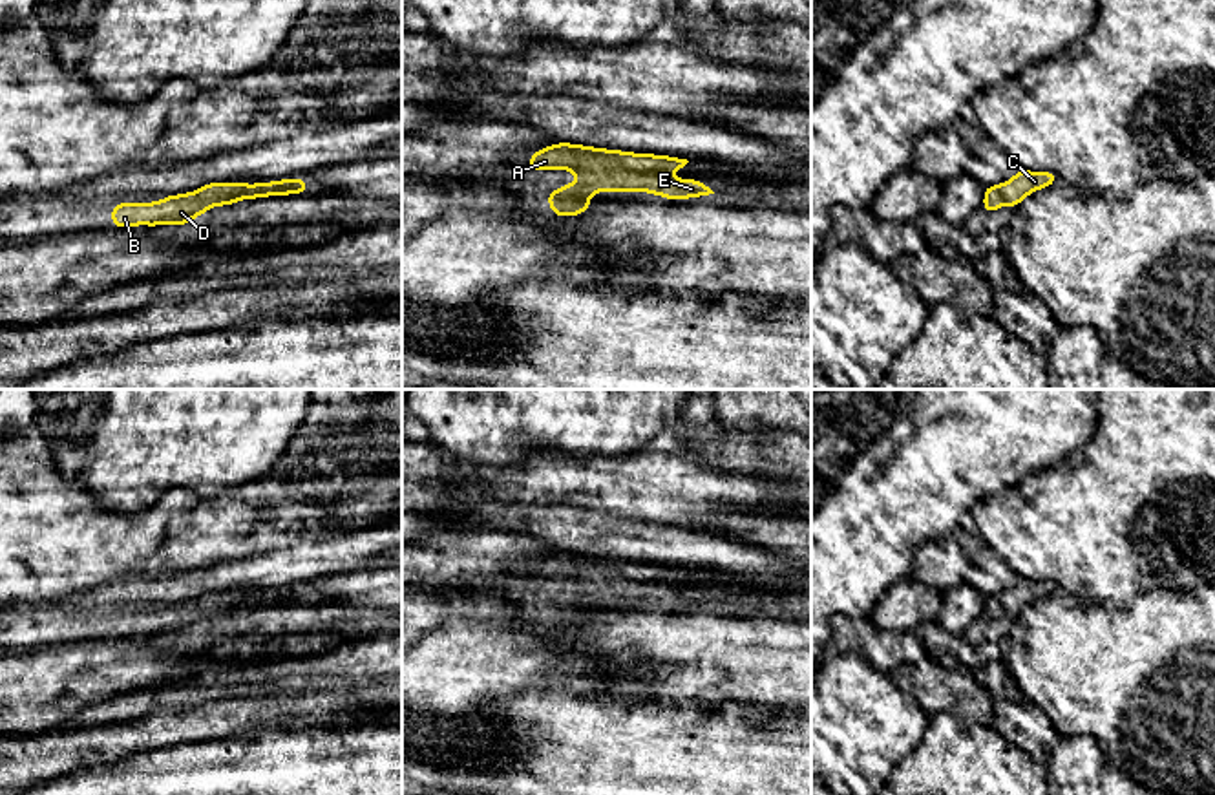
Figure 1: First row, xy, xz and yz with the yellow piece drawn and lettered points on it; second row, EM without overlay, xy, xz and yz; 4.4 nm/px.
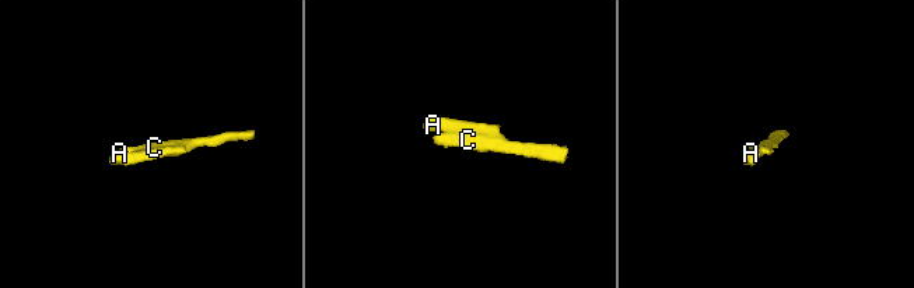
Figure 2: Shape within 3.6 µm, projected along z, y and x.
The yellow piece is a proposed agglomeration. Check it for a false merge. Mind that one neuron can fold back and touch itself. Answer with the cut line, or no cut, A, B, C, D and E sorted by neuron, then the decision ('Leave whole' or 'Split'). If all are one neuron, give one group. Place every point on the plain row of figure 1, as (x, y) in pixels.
No split. Groups: A B C D E. Leave whole

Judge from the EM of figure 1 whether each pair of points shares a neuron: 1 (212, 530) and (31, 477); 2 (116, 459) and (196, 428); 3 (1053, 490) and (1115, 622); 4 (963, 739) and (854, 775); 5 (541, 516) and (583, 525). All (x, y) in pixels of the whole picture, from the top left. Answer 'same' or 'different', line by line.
1: same
2: same
3: different
4: different
5: same

